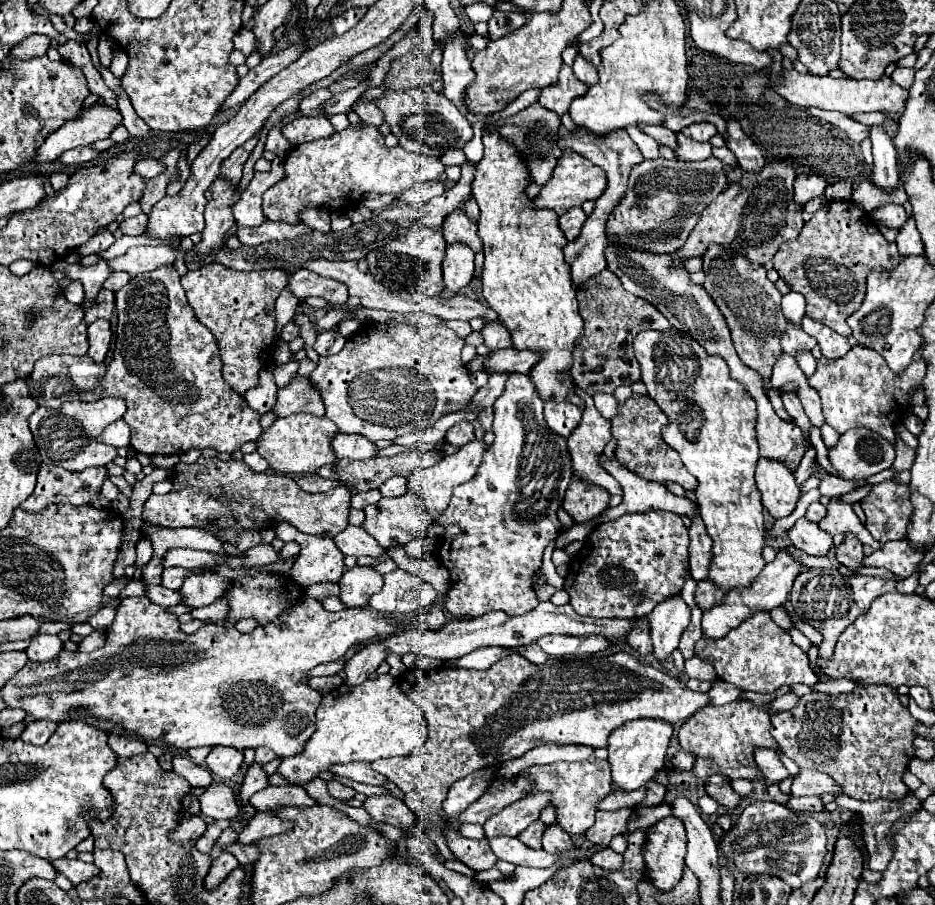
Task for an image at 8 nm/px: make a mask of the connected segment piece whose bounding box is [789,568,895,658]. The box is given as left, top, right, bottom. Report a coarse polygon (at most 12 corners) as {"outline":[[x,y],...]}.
{"outline":[[815,568],[795,578],[795,612],[823,634],[829,658],[841,632],[895,580]]}

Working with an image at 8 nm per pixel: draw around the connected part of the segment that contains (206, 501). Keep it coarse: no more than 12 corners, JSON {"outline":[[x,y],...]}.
{"outline":[[243,460],[179,462],[143,522],[335,538],[351,492],[301,492]]}

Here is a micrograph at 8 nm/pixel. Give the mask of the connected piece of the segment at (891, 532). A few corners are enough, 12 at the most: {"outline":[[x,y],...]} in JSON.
{"outline":[[885,480],[861,500],[879,544],[907,536],[907,484]]}

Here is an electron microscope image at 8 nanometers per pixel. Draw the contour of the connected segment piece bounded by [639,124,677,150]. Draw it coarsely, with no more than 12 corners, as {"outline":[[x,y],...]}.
{"outline":[[639,124],[641,132],[659,144],[677,146],[675,132],[663,126]]}

